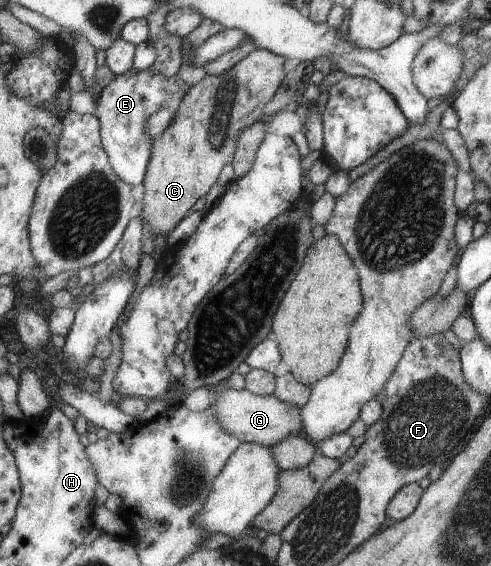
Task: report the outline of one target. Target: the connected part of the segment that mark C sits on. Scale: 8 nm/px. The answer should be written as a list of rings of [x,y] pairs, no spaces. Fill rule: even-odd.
[[[253,49],[223,74],[206,73],[201,80],[186,90],[172,121],[158,137],[152,140],[150,160],[147,164],[146,175],[143,177],[143,196],[139,214],[142,221],[150,225],[156,236],[158,234],[166,236],[169,231],[172,231],[172,228],[185,218],[183,216],[186,216],[188,209],[198,198],[208,192],[218,172],[222,170],[222,166],[232,162],[232,154],[235,154],[236,140],[239,139],[240,132],[260,115],[262,106],[274,97],[274,92],[281,84],[282,76],[284,76],[284,70],[282,70],[284,60],[268,50]]]

